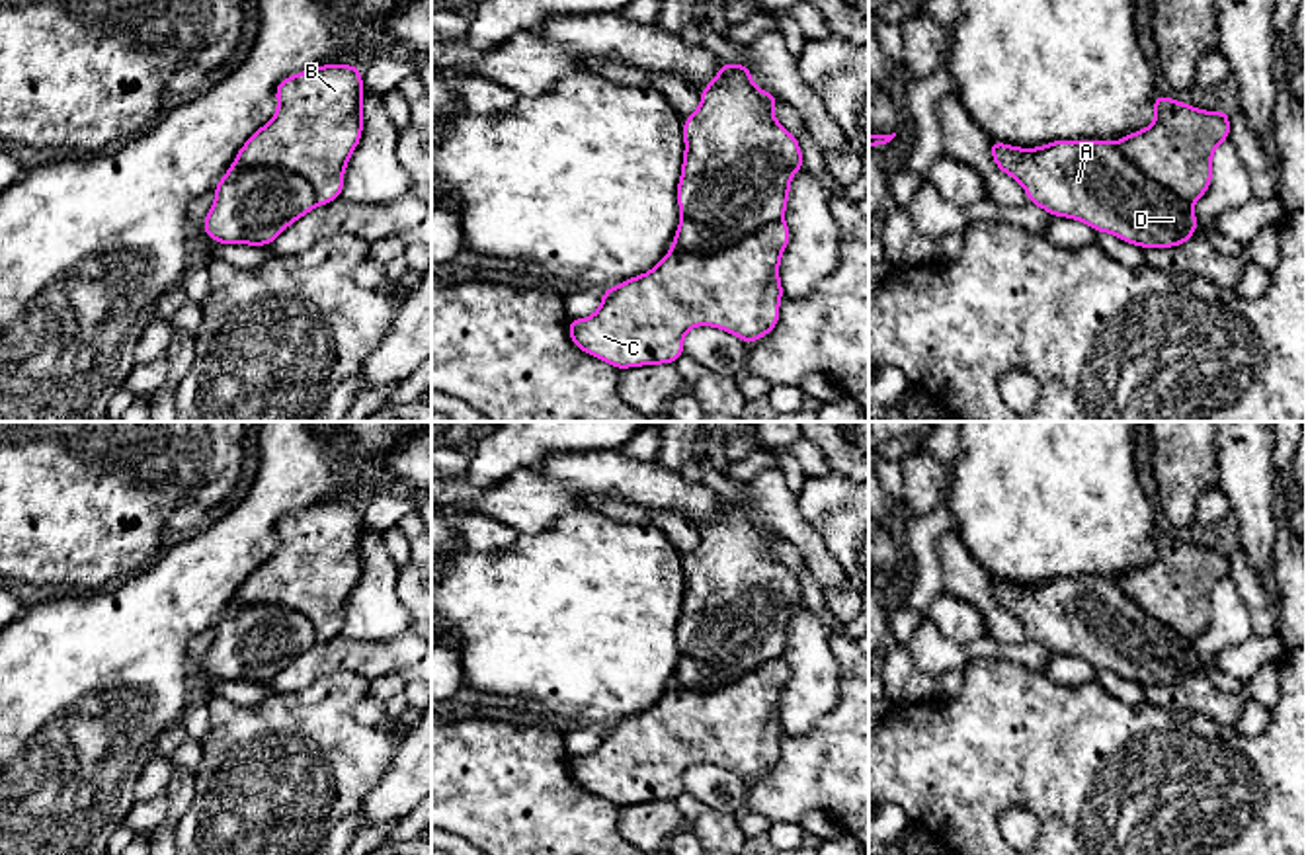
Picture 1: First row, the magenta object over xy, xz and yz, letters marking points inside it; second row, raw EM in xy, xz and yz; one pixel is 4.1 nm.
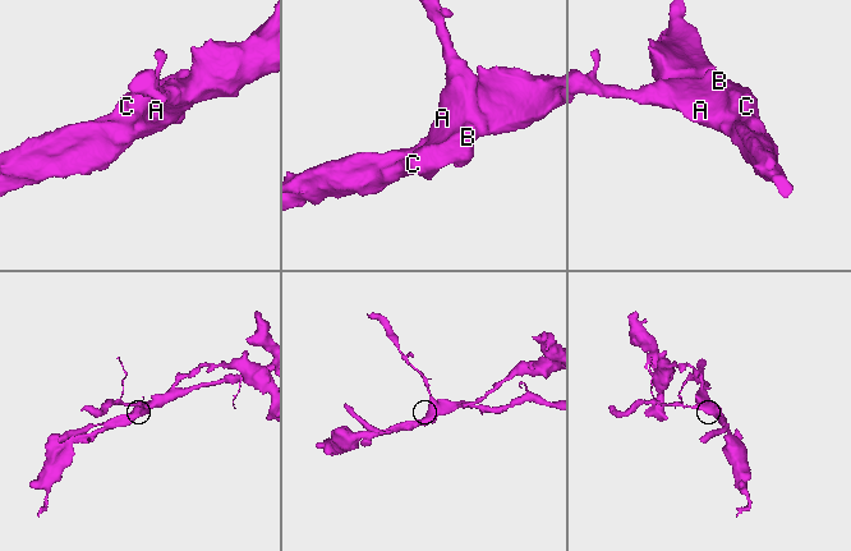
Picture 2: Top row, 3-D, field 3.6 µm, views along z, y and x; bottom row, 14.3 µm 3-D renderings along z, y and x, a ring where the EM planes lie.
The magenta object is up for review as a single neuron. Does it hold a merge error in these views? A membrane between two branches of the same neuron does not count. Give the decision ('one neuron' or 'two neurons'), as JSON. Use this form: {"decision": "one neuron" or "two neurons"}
{"decision": "two neurons"}

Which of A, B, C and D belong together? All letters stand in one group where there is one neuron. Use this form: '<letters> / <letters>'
A D / B C

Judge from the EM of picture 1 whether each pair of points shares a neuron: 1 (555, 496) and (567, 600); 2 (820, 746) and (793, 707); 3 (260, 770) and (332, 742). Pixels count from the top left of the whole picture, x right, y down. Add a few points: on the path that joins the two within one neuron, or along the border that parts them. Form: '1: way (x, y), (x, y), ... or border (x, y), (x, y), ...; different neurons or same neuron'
1: border (582, 506), (559, 516), (539, 531), (520, 533); different neurons
2: border (838, 695), (838, 703), (811, 731), (783, 732); different neurons
3: way (278, 770), (315, 760); same neuron

